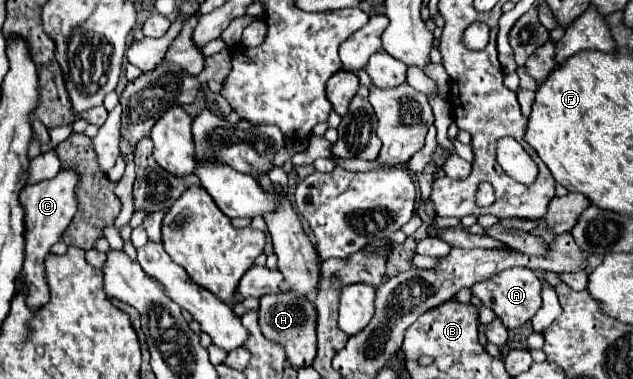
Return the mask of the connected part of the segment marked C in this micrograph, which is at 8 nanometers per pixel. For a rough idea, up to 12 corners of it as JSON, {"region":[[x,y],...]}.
{"region":[[81,174],[21,190],[29,306],[49,300],[45,256],[73,220]]}

